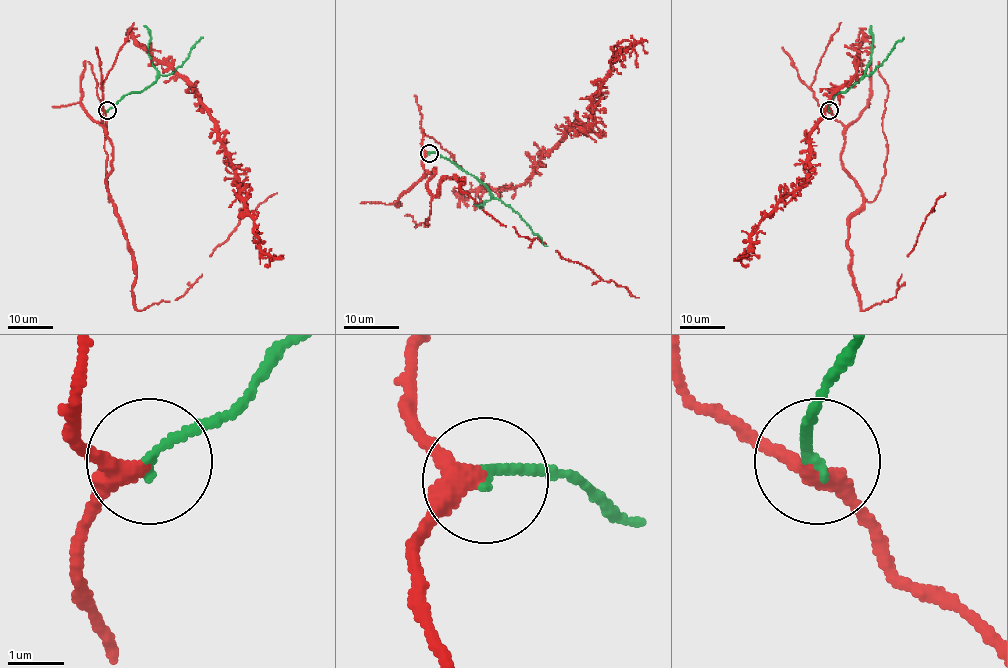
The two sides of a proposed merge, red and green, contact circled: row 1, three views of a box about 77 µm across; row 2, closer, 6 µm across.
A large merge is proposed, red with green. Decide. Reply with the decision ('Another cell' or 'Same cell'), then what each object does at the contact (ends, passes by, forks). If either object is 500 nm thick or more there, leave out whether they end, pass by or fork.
Same cell. At the ring red passes by. At the ring green ends

